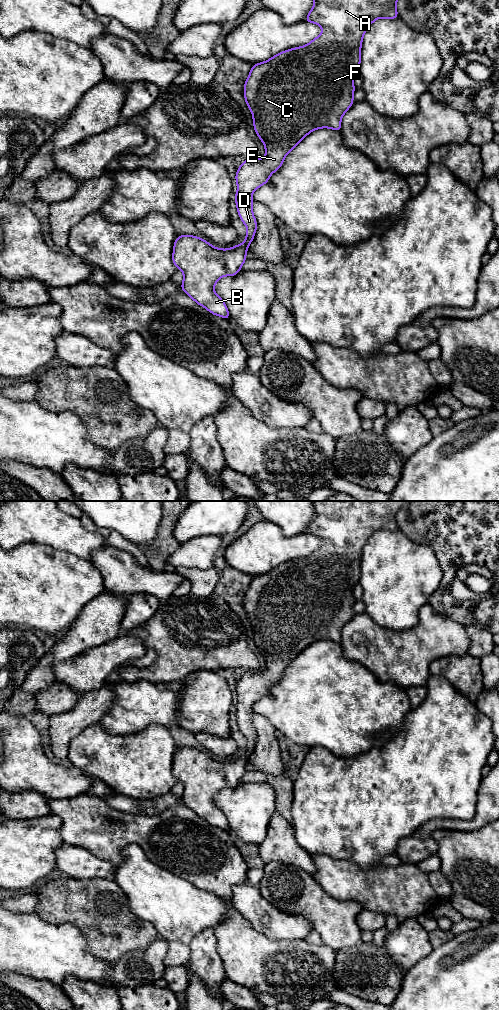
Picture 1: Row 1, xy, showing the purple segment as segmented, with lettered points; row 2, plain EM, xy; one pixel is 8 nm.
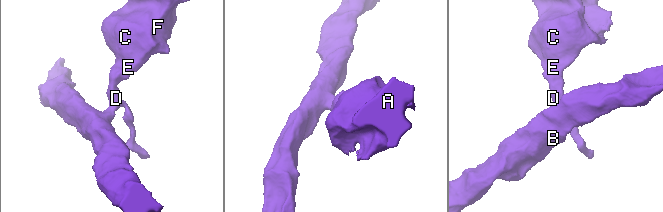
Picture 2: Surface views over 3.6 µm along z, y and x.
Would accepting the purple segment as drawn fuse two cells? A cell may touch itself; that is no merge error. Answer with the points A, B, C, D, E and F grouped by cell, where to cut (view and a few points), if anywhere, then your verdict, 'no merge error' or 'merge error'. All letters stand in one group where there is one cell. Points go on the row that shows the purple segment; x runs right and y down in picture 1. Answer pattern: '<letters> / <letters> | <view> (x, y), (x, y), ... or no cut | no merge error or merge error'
A B C D E F | no cut | no merge error

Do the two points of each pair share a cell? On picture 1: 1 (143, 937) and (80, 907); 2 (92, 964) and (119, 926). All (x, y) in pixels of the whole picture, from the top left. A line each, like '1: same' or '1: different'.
1: same
2: different

